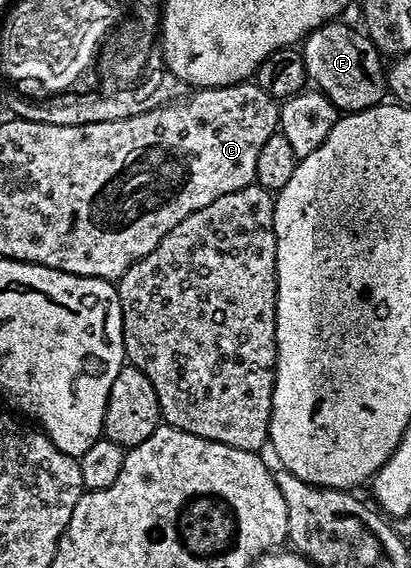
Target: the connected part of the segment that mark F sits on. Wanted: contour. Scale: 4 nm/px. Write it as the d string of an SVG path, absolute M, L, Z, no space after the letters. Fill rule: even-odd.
M340 22L323 23L304 38L304 67L315 90L321 91L335 105L337 112L365 111L385 98L386 67L380 64L381 52L376 50L363 30L355 31Z

